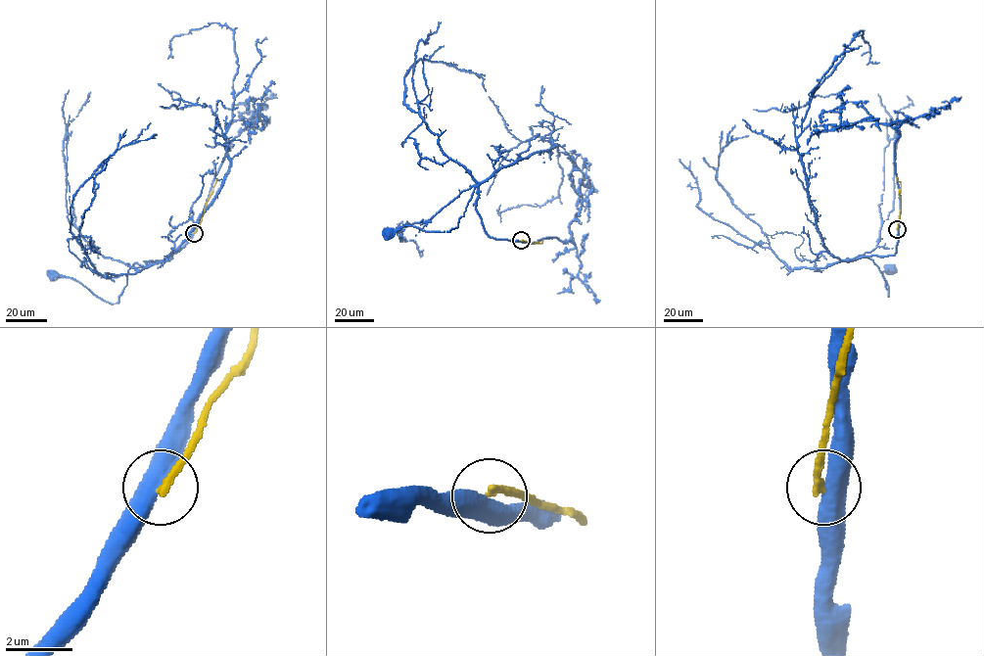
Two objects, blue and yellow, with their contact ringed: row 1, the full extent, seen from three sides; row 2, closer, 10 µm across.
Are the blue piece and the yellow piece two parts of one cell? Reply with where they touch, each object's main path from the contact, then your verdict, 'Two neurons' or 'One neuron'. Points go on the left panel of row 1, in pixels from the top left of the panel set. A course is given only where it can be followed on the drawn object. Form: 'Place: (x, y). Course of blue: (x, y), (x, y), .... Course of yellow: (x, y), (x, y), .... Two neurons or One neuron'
Place: (194, 233). Course of blue: (194, 233), (167, 257), (147, 261), (146, 266), (133, 264), (115, 304), (97, 298), (70, 277), (54, 275). Course of yellow: (194, 233), (217, 178). Two neurons

